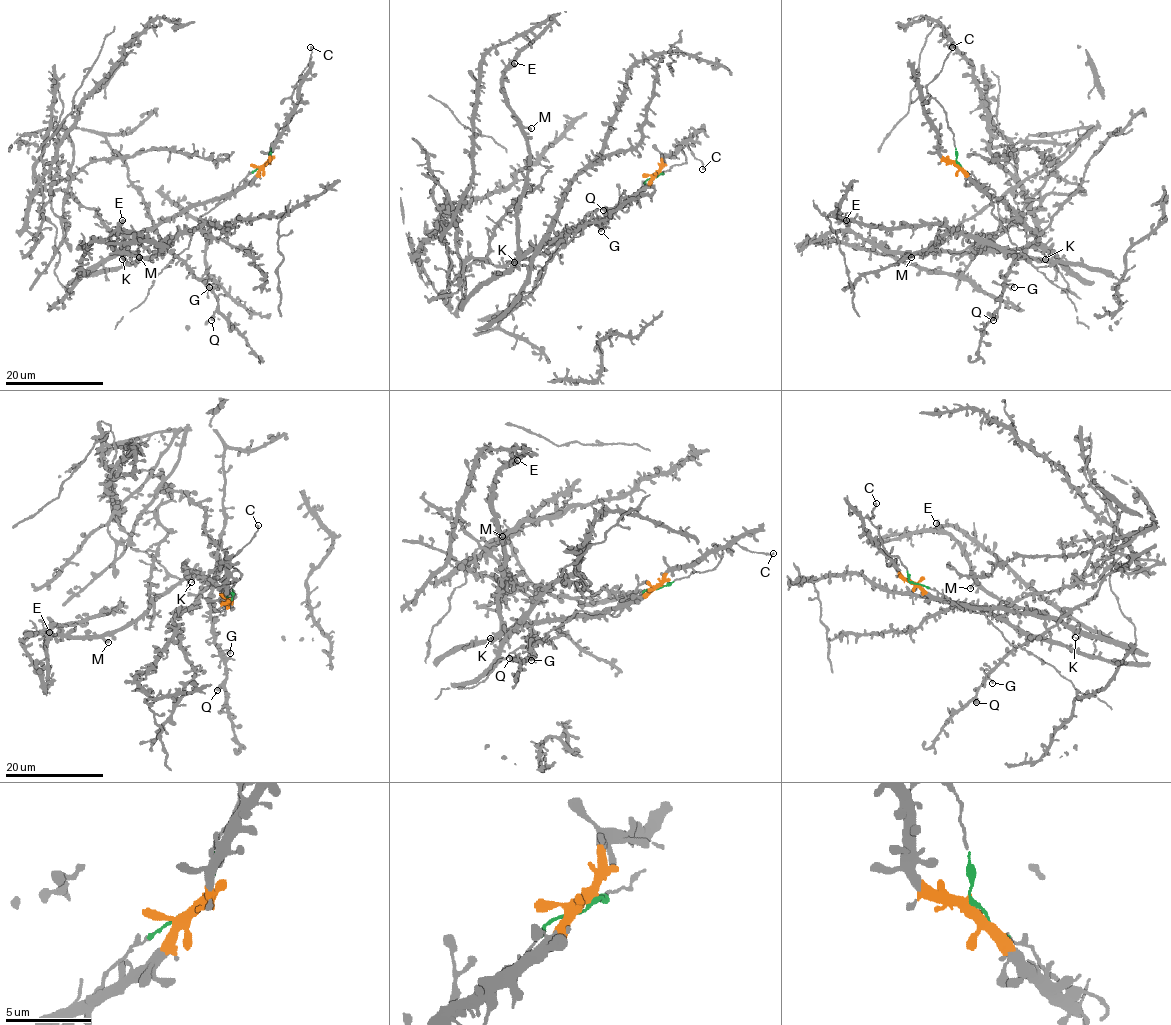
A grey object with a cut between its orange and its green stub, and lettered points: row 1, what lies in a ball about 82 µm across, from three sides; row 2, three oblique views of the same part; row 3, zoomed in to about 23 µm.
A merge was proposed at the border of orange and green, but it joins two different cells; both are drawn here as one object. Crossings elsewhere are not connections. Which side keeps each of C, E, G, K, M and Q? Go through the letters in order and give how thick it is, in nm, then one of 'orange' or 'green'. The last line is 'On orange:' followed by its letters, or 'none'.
C: calibre 220 nm; green
E: calibre 400 nm; orange
G: calibre 280 nm; green
K: calibre 150 nm; orange
M: calibre 360 nm; orange
Q: calibre 480 nm; green
On orange: E, K, M

